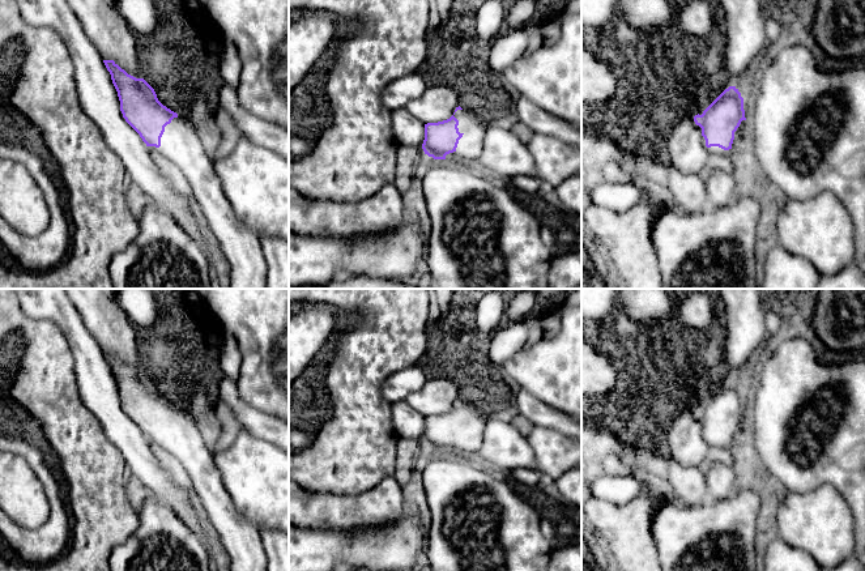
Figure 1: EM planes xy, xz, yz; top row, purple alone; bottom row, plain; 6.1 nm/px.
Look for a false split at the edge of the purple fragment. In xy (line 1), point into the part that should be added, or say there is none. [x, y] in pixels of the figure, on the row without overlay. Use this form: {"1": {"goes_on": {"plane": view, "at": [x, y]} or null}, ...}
{"1": {"goes_on": {"plane": "xy", "at": [180, 435]}}}

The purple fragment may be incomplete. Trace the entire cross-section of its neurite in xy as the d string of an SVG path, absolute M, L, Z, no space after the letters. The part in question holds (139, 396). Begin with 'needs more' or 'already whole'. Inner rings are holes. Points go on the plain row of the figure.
needs more | M103 353L103 355L118 384L120 404L125 414L140 427L146 439L155 442L183 464L206 524L218 534L230 557L230 571L267 571L267 555L261 545L260 530L234 506L221 480L205 431L189 413L163 399L154 382L144 371L128 367L114 353Z

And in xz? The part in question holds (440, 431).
needs more | M459 399L449 412L425 417L422 442L434 452L476 457L489 417Z

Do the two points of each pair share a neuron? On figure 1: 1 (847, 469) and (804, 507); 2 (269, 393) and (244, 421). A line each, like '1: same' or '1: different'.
1: different
2: different

